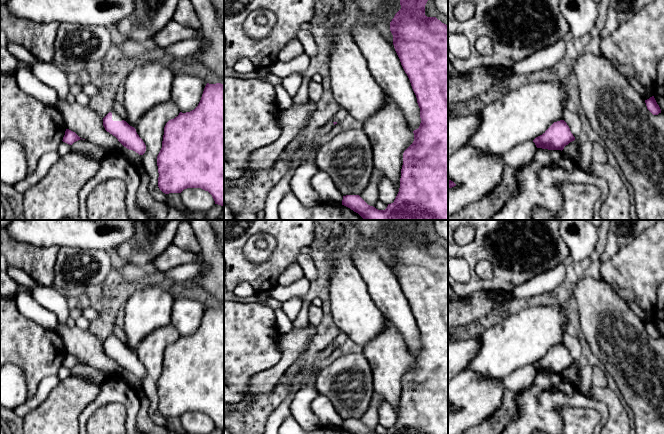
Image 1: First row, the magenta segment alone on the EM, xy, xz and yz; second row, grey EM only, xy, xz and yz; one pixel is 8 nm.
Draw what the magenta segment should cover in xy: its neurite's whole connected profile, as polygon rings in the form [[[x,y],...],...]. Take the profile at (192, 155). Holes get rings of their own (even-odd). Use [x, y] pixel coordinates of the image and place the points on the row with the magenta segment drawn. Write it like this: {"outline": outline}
{"outline": [[[207,83],[194,110],[180,112],[166,123],[157,166],[158,187],[163,193],[201,188],[212,195],[215,204],[224,207],[224,83]]]}

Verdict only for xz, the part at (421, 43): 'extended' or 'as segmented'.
as segmented

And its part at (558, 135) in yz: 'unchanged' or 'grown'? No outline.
unchanged

